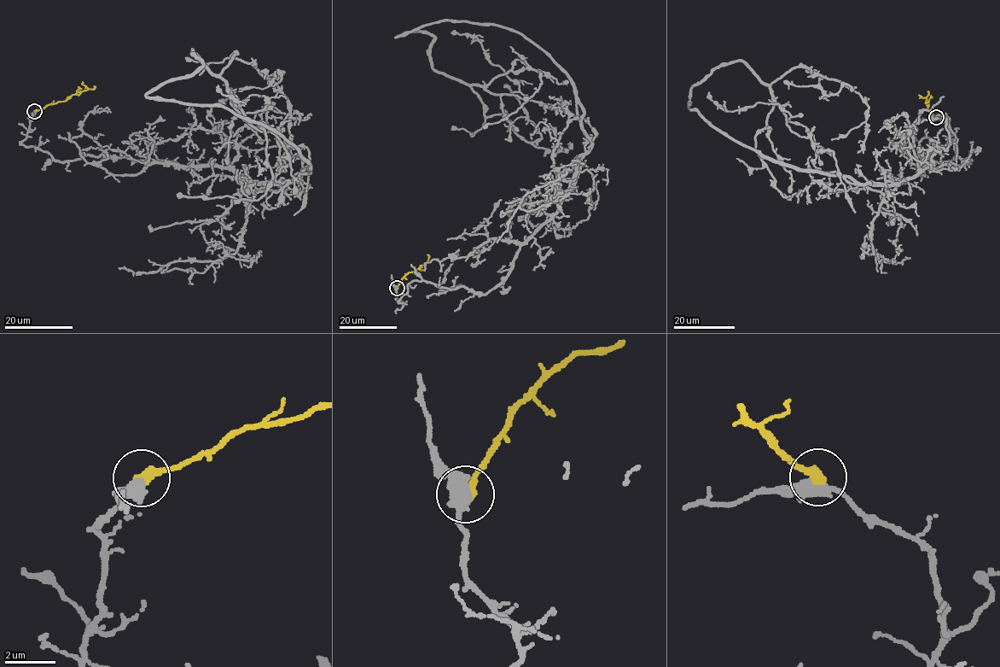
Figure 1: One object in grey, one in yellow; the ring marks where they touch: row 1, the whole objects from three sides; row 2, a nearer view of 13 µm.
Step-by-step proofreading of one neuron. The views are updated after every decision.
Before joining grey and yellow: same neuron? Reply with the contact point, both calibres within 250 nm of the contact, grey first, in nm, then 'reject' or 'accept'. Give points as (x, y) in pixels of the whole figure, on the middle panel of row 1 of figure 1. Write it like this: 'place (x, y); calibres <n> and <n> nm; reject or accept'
place (397, 288); calibres 480 and 420 nm; reject

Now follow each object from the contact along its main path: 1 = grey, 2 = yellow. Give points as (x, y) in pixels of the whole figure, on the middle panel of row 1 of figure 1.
1: (396, 288), (487, 294), (573, 182), (591, 127), (470, 85), (528, 142), (504, 84)
2: (396, 288), (406, 274), (426, 264), (427, 254)

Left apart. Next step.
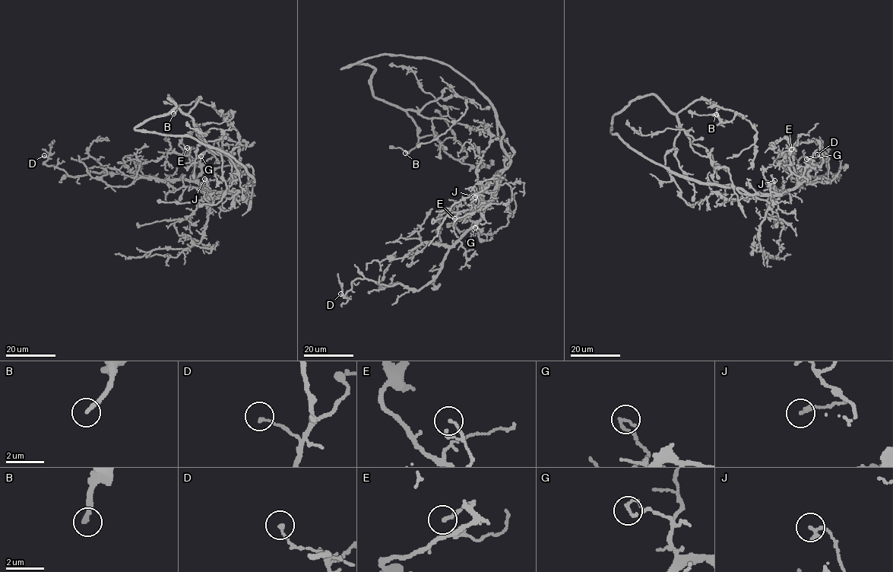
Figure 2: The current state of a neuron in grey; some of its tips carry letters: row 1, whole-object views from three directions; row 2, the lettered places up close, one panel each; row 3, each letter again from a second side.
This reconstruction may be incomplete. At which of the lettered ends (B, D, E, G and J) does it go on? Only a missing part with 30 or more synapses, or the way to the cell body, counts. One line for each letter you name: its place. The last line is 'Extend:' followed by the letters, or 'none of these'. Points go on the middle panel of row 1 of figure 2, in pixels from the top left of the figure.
B: at (405, 153)
Extend: B

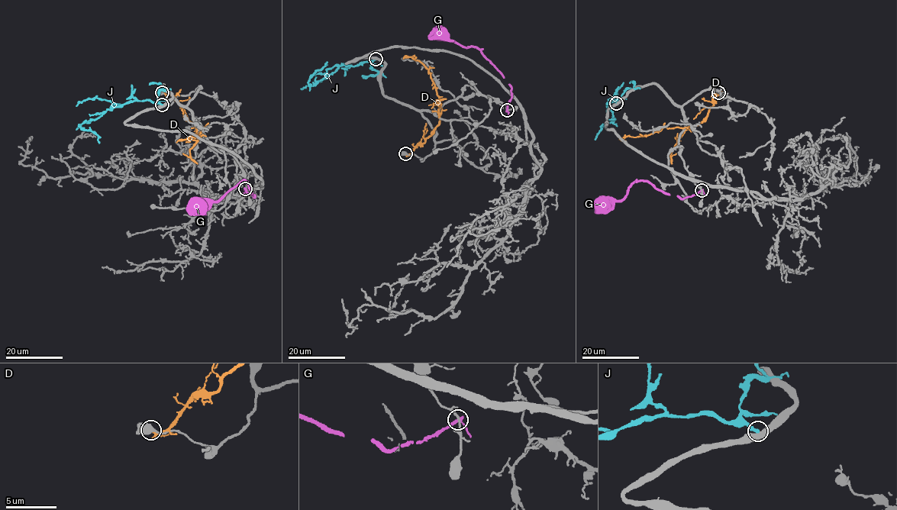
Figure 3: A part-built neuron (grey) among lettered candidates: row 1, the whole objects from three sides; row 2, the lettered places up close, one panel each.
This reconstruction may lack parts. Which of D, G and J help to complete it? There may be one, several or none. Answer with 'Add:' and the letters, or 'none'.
Add: none

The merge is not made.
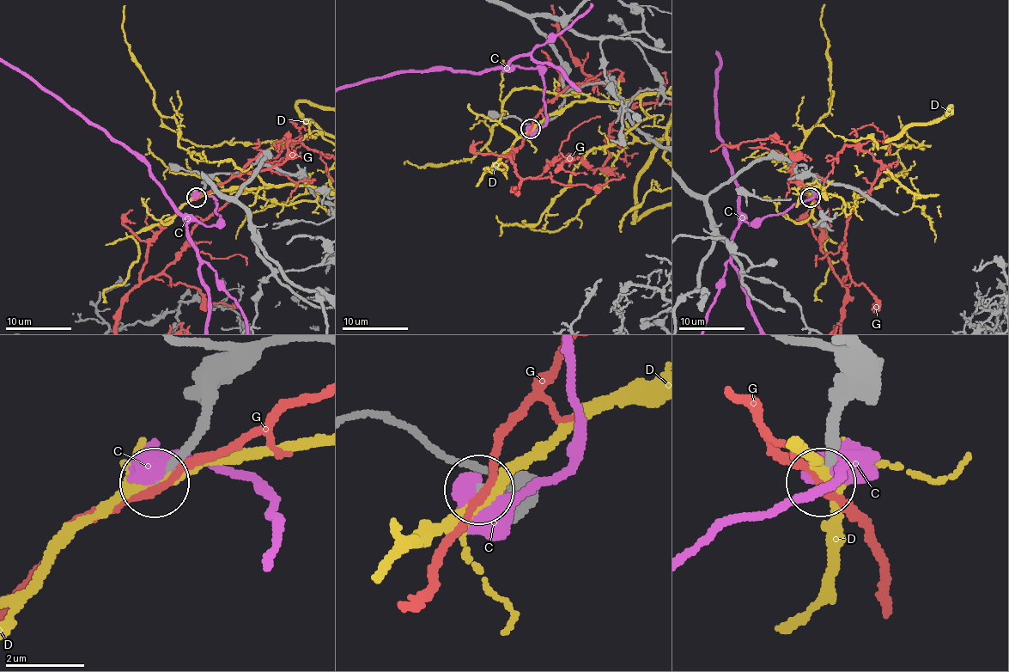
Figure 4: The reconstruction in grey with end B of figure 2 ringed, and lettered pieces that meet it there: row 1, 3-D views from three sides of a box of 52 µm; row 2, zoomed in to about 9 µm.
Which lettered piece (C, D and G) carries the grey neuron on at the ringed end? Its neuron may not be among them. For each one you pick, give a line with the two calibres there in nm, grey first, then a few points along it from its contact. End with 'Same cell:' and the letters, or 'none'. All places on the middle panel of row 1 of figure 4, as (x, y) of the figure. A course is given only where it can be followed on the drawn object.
Same cell: none

